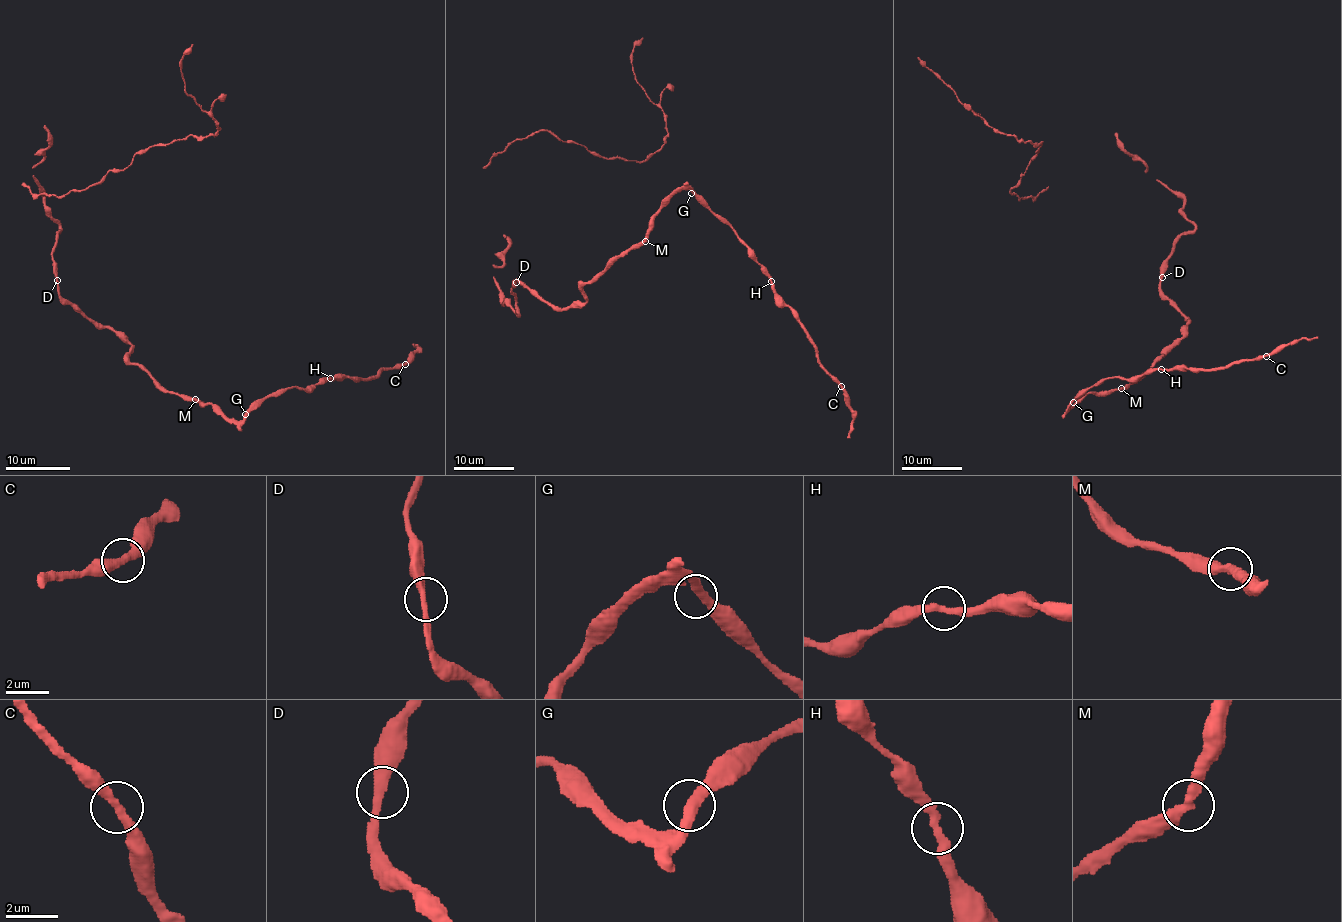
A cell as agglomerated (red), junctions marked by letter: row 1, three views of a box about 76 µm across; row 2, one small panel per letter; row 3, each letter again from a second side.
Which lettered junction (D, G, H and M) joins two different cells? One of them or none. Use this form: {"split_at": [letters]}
{"split_at": []}

